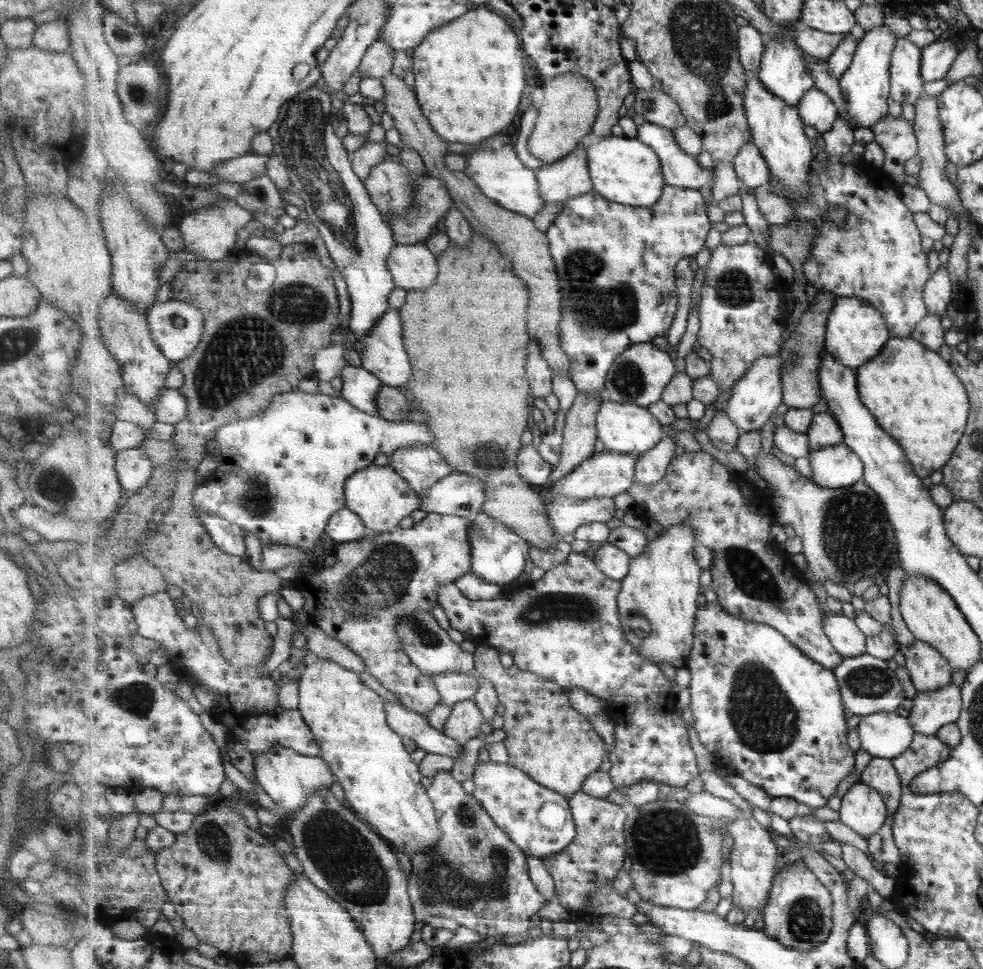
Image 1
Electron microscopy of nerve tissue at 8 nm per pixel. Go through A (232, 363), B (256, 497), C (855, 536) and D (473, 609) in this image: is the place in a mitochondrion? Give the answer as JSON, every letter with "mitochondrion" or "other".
{"A":"mitochondrion","B":"mitochondrion","C":"mitochondrion","D":"other"}

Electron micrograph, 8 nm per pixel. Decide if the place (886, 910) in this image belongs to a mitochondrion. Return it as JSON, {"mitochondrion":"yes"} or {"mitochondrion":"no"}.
{"mitochondrion":"no"}

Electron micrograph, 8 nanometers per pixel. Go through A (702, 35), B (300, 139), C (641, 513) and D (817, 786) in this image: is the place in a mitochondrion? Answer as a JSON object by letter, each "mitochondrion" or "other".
{"A":"mitochondrion","B":"mitochondrion","C":"other","D":"other"}

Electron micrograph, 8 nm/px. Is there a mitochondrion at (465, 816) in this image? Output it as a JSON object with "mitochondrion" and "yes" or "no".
{"mitochondrion":"yes"}

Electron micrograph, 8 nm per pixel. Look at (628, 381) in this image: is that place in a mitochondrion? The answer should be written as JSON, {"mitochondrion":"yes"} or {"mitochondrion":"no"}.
{"mitochondrion":"yes"}

